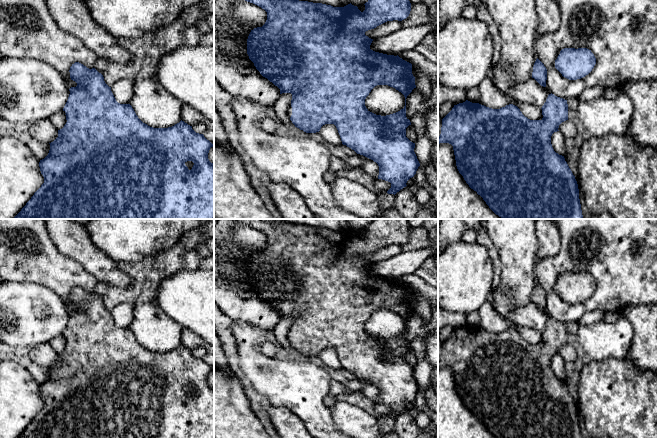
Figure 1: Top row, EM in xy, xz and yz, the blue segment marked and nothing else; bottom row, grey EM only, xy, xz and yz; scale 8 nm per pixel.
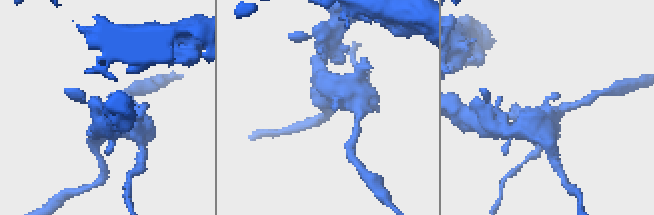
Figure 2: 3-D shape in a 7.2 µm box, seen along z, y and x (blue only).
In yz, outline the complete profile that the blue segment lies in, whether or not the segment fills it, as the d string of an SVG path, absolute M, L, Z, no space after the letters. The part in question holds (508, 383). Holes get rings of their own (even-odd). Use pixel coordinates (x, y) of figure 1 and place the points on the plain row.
M551 317L548 319L541 333L543 342L541 344L530 344L513 328L506 329L500 333L492 333L479 327L472 327L466 324L463 327L454 329L452 334L442 343L441 358L438 361L438 368L449 367L453 370L456 390L459 397L463 400L469 411L483 422L495 438L582 438L579 413L575 400L565 385L564 380L556 377L551 368L552 358L559 355L558 352L562 346L568 344L567 324Z

